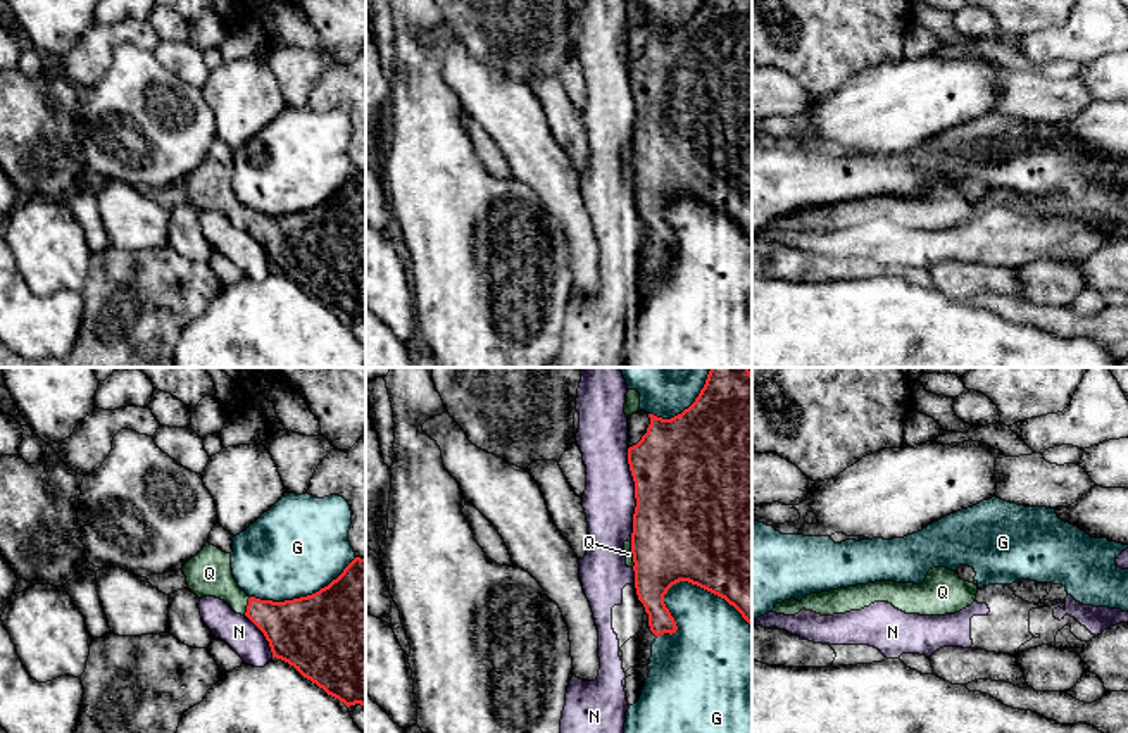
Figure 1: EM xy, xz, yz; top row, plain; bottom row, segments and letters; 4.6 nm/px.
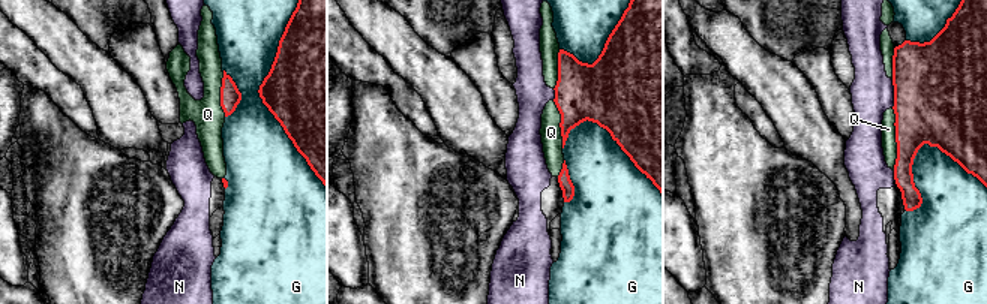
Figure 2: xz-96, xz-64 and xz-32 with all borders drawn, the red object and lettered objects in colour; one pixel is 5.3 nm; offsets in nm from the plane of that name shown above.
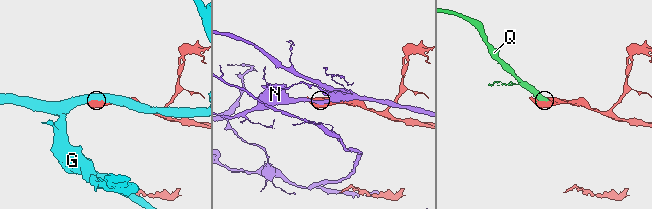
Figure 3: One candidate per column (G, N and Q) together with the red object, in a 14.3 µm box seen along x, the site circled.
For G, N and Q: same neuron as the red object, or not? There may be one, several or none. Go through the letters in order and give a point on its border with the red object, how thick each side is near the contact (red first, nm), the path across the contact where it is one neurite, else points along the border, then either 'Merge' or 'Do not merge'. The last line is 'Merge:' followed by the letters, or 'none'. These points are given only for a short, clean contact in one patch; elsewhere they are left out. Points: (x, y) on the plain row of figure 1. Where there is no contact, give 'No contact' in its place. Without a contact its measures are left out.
G: Touches red at xz (709, 204). Thickness 500 nm (red) against 360 nm. Do not merge
N: Touches red at xz (635, 109). Thickness 500 nm (red) against 240 nm. Do not merge
Q: Touches red at xz (632, 166). Thickness 440 nm (red) against 40 nm. Merge
Merge: Q

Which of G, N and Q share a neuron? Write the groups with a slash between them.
G / N / Q

